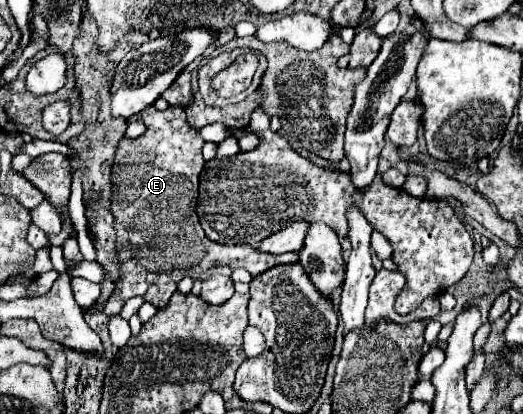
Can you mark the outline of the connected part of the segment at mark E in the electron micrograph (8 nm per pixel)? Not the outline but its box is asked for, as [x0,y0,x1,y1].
[106,106,298,314]

